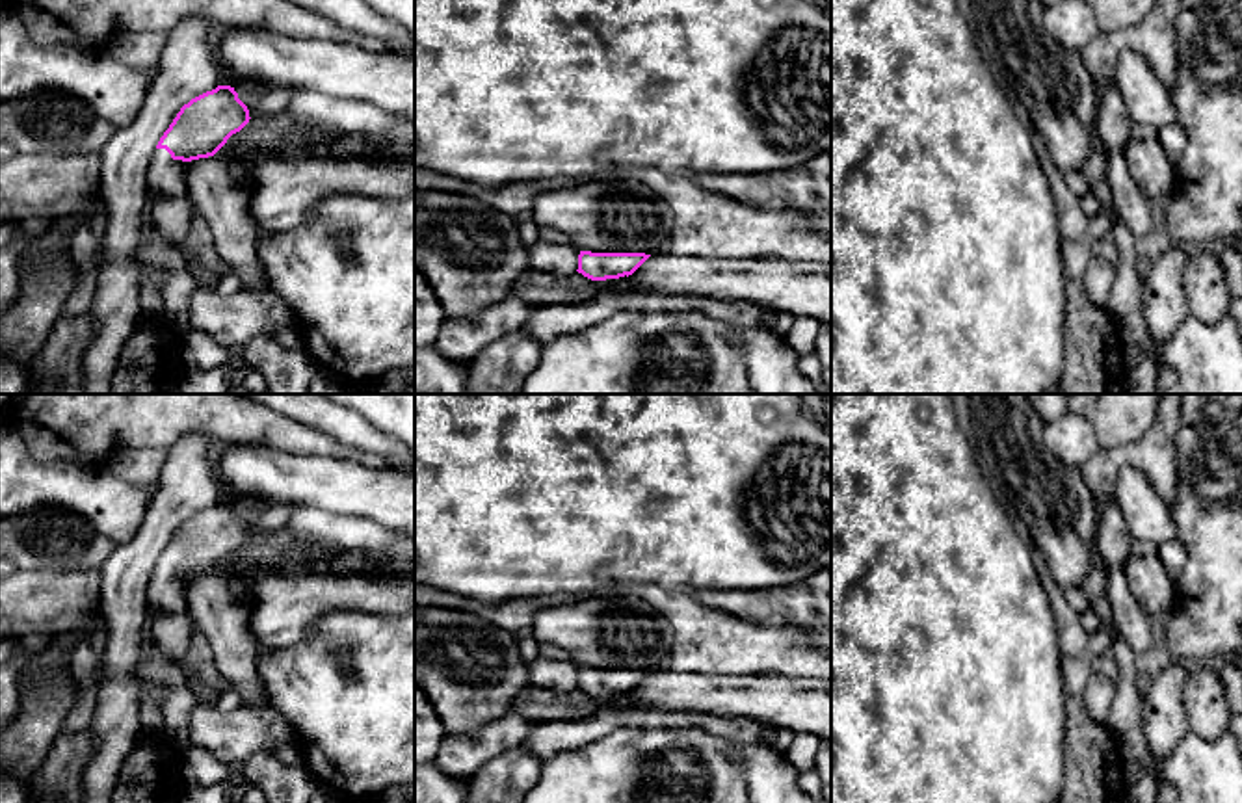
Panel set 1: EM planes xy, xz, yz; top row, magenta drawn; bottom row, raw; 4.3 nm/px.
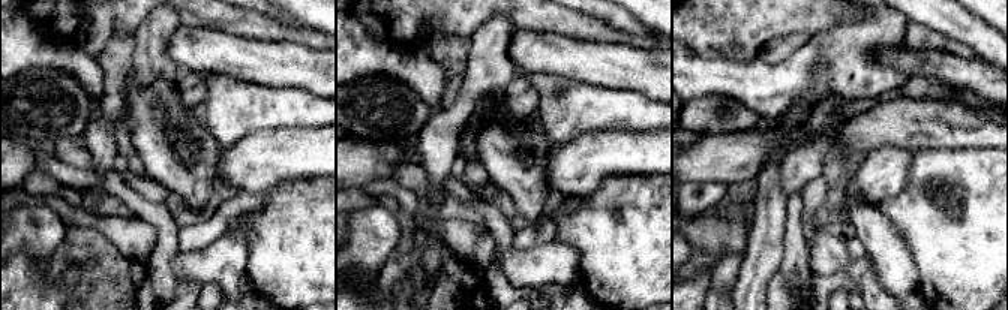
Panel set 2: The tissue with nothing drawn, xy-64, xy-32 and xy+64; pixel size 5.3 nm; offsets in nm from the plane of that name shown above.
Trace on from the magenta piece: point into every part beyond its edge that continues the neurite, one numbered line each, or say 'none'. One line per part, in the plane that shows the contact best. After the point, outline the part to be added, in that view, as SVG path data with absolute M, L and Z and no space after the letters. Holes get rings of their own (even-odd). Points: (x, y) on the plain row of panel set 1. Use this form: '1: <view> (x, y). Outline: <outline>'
1: xy (164, 592). Outline: M156 565L147 584L147 621L162 613L186 613L188 582L190 578L173 576L165 565Z

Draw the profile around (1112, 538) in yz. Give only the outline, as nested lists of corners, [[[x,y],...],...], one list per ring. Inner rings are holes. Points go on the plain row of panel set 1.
[[[1110,496],[1101,511],[1101,520],[1097,528],[1097,554],[1104,563],[1106,571],[1125,569],[1130,558],[1129,543],[1130,535],[1125,526],[1123,515],[1114,496]]]

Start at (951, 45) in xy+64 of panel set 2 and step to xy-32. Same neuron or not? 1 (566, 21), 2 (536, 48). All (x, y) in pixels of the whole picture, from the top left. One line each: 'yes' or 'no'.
1: yes
2: no

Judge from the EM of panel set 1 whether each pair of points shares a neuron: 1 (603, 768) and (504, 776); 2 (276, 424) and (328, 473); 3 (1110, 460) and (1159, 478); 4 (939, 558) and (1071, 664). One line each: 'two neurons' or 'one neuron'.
1: two neurons
2: two neurons
3: one neuron
4: two neurons

